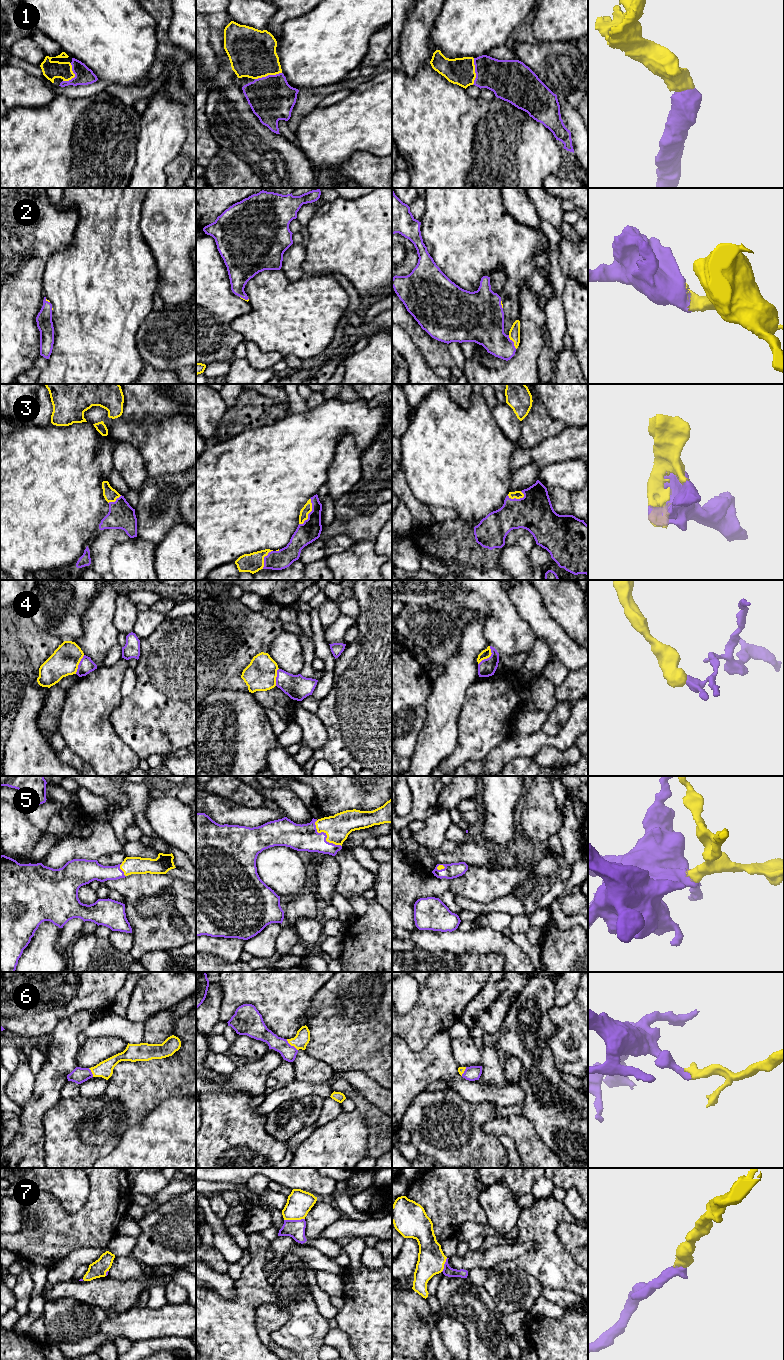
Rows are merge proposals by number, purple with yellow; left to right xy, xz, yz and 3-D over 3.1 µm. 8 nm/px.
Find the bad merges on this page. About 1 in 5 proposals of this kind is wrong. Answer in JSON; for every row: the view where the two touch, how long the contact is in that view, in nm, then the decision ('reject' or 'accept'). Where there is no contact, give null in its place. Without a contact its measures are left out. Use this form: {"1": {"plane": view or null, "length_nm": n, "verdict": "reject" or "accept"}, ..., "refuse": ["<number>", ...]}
{"1": {"plane": "xz", "length_nm": 220, "verdict": "accept"}, "2": {"plane": "yz", "length_nm": 130, "verdict": "accept"}, "3": {"plane": "xz", "length_nm": 240, "verdict": "accept"}, "4": {"plane": "yz", "length_nm": 180, "verdict": "reject"}, "5": {"plane": "xz", "length_nm": 300, "verdict": "accept"}, "6": {"plane": "xz", "length_nm": 130, "verdict": "accept"}, "7": {"plane": "xz", "length_nm": 170, "verdict": "accept"}, "refuse": ["4"]}

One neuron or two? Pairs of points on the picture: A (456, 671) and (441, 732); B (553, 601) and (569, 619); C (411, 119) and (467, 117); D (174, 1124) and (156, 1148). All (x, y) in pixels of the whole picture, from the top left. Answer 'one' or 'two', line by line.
A: one
B: one
C: one
D: one

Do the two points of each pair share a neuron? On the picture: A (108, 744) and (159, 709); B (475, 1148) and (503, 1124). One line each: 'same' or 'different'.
A: different
B: different

